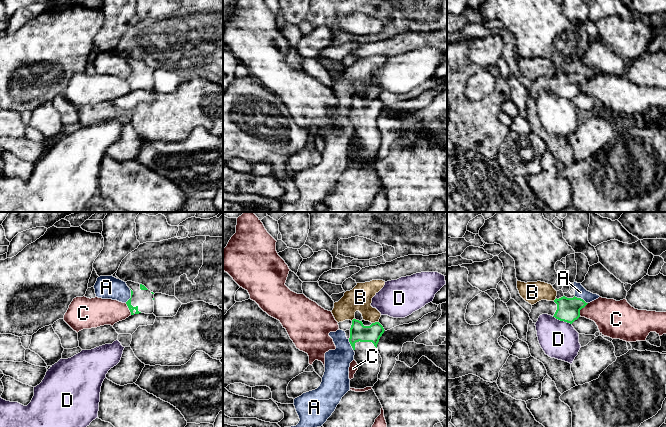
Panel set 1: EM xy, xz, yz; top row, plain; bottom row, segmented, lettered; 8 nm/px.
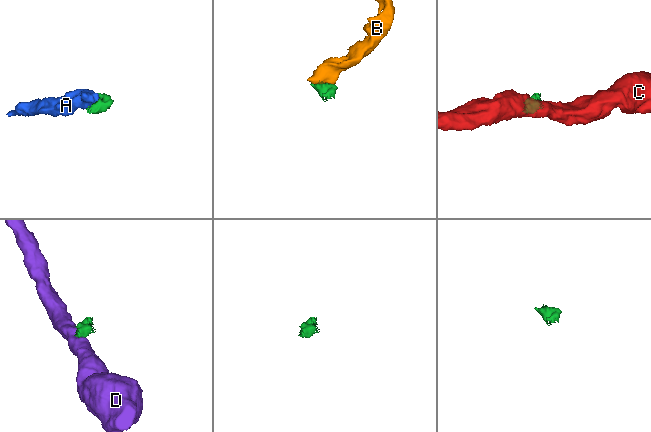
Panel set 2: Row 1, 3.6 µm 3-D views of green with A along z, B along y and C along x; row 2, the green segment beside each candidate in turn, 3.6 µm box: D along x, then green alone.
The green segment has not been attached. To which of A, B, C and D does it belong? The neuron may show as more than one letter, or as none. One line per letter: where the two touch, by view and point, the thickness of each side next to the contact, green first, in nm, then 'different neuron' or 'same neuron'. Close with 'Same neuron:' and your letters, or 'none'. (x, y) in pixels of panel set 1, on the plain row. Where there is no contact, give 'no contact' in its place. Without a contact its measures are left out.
A: meets green in xy at (131, 72); 50 nm thick on the green side, 190 nm on the other; different neuron
B: meets green in xz at (375, 98); 140 nm thick on the green side, 190 nm on the other; different neuron
C: meets green in yz at (581, 84); 190 nm thick on the green side, 260 nm on the other; different neuron
D: meets green in yz at (562, 96); 190 nm thick on the green side, 300 nm on the other; different neuron
Same neuron: none

